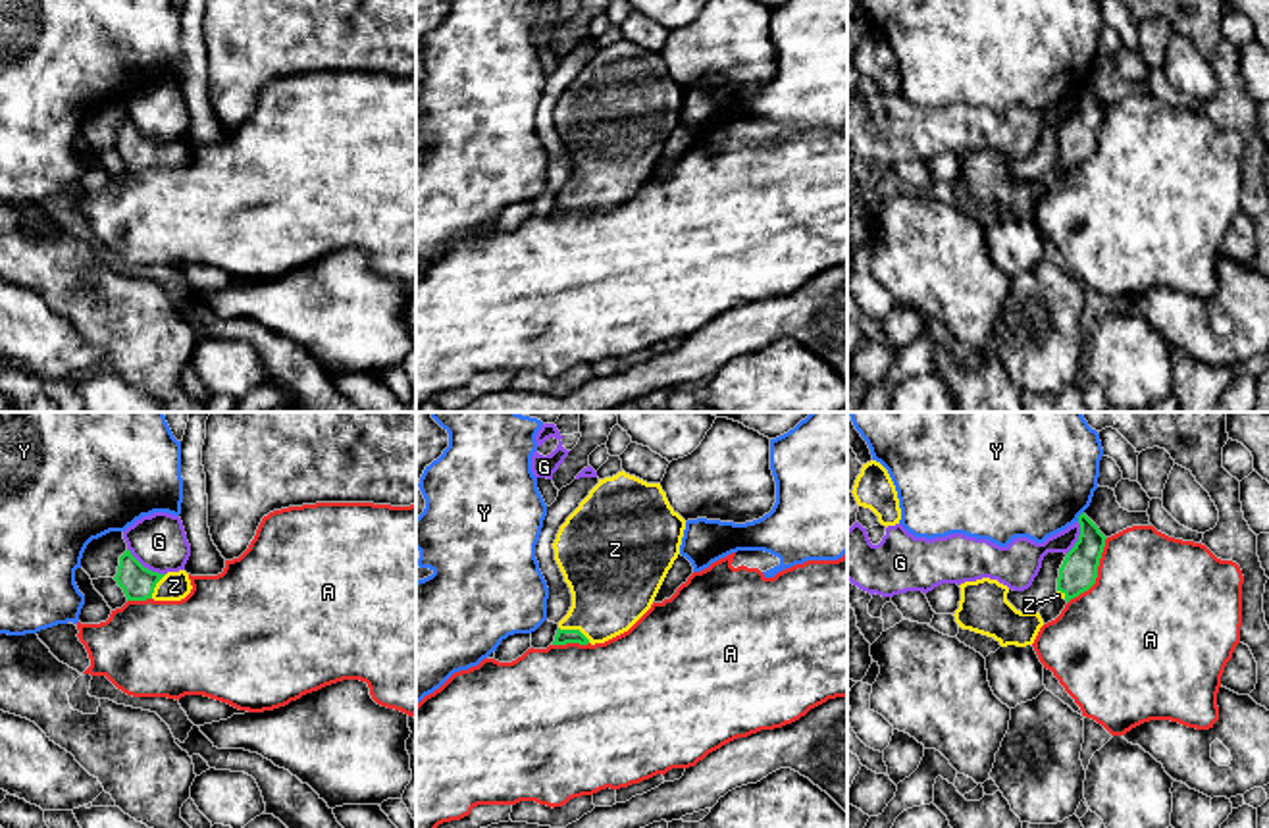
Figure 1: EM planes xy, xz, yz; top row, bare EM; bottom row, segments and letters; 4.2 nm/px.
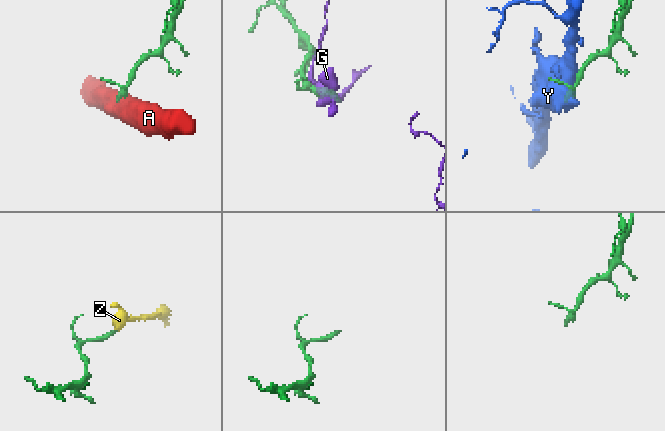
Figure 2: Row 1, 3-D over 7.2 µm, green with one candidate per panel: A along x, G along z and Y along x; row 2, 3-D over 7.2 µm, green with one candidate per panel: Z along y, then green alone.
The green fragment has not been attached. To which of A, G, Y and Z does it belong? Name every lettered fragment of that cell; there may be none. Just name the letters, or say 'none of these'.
Z

